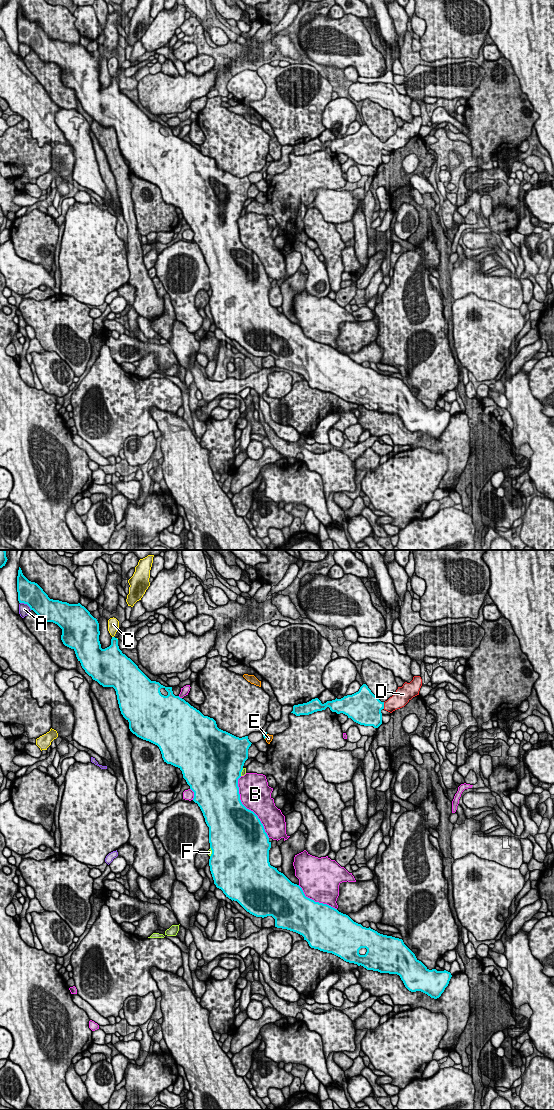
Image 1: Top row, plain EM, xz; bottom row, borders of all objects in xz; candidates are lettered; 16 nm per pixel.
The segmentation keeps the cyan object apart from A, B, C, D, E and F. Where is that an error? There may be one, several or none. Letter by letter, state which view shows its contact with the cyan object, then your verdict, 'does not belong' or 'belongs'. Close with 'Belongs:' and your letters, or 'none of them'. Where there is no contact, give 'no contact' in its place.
A: meets cyan in xz; does not belong
B: meets cyan in xz; does not belong
C: no contact; does not belong
D: meets cyan in xz; belongs
E: meets cyan in xz; does not belong
F: meets cyan in xz; does not belong
Belongs: D

